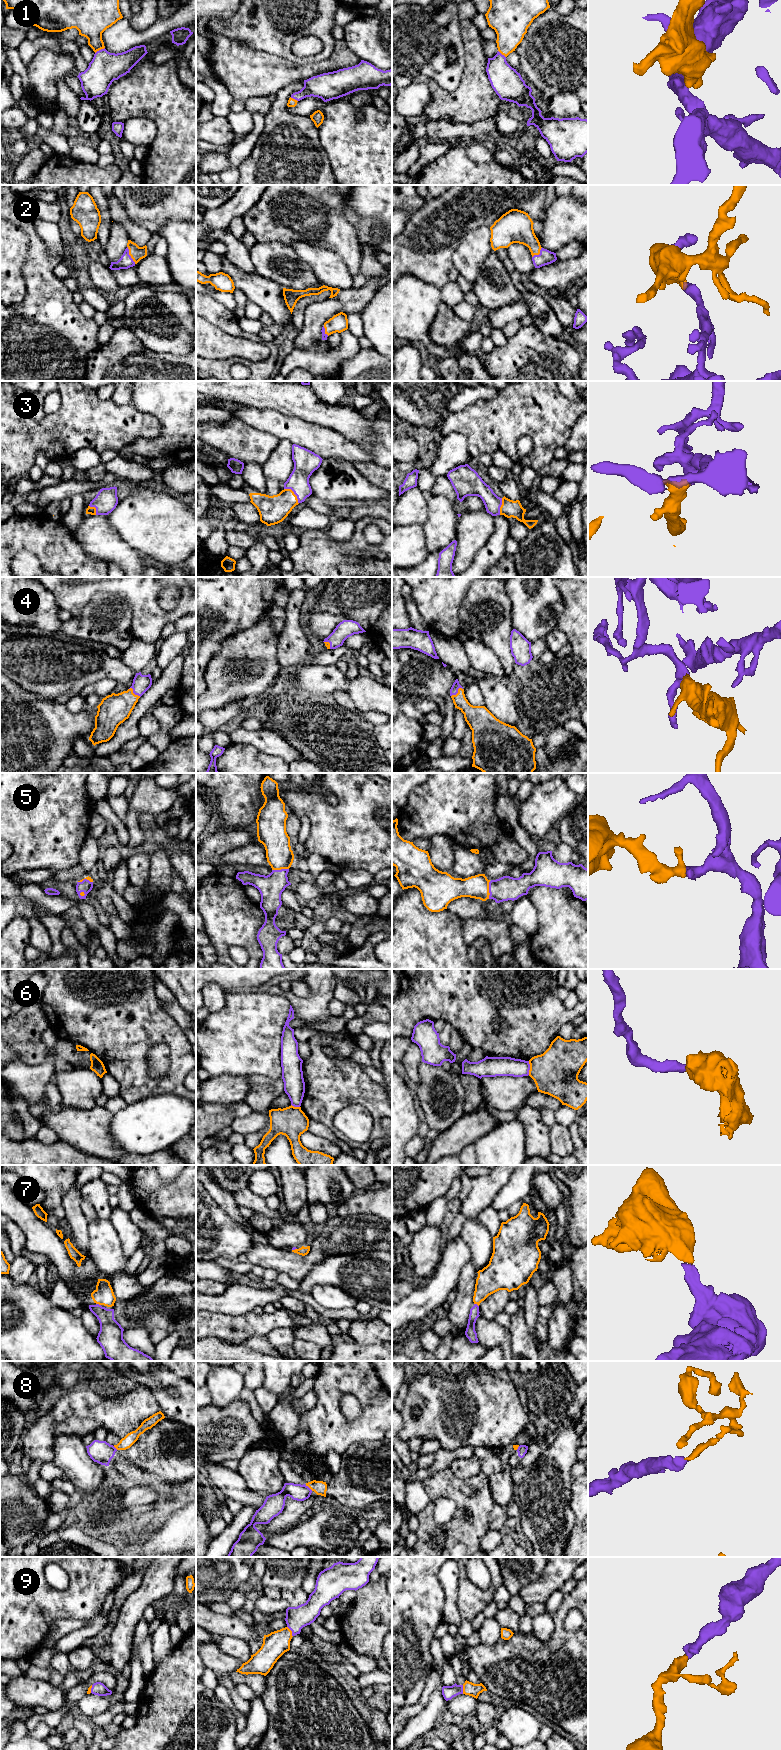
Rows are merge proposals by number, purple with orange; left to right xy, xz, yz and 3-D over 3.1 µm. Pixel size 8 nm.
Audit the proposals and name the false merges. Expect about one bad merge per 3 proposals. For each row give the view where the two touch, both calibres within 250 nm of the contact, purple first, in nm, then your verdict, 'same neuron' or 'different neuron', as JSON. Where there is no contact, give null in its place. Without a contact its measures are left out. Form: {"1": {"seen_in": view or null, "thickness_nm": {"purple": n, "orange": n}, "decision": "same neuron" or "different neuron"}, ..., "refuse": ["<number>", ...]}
{"1": {"seen_in": "xy", "thickness_nm": {"purple": 260, "orange": 280}, "decision": "same neuron"}, "2": {"seen_in": "xy", "thickness_nm": {"purple": 110, "orange": 120}, "decision": "same neuron"}, "3": {"seen_in": "xz", "thickness_nm": {"purple": 180, "orange": 220}, "decision": "same neuron"}, "4": {"seen_in": "yz", "thickness_nm": {"purple": 60, "orange": 180}, "decision": "same neuron"}, "5": {"seen_in": "yz", "thickness_nm": {"purple": 190, "orange": 180}, "decision": "same neuron"}, "6": {"seen_in": "yz", "thickness_nm": {"purple": 160, "orange": 360}, "decision": "different neuron"}, "7": {"seen_in": "xy", "thickness_nm": {"purple": 190, "orange": 160}, "decision": "same neuron"}, "8": {"seen_in": "xz", "thickness_nm": {"purple": 130, "orange": 110}, "decision": "different neuron"}, "9": {"seen_in": "xz", "thickness_nm": {"purple": 180, "orange": 200}, "decision": "same neuron"}, "refuse": ["6", "8"]}

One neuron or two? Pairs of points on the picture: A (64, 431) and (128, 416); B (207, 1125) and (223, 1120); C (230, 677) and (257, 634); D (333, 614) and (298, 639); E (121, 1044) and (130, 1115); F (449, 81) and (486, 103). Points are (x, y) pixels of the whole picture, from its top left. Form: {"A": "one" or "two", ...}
{"A": "one", "B": "one", "C": "one", "D": "two", "E": "two", "F": "two"}

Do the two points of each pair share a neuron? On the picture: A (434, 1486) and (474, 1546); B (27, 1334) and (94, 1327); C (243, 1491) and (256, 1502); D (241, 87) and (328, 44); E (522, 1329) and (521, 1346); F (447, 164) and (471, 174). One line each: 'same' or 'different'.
A: same
B: different
C: same
D: different
E: same
F: same

